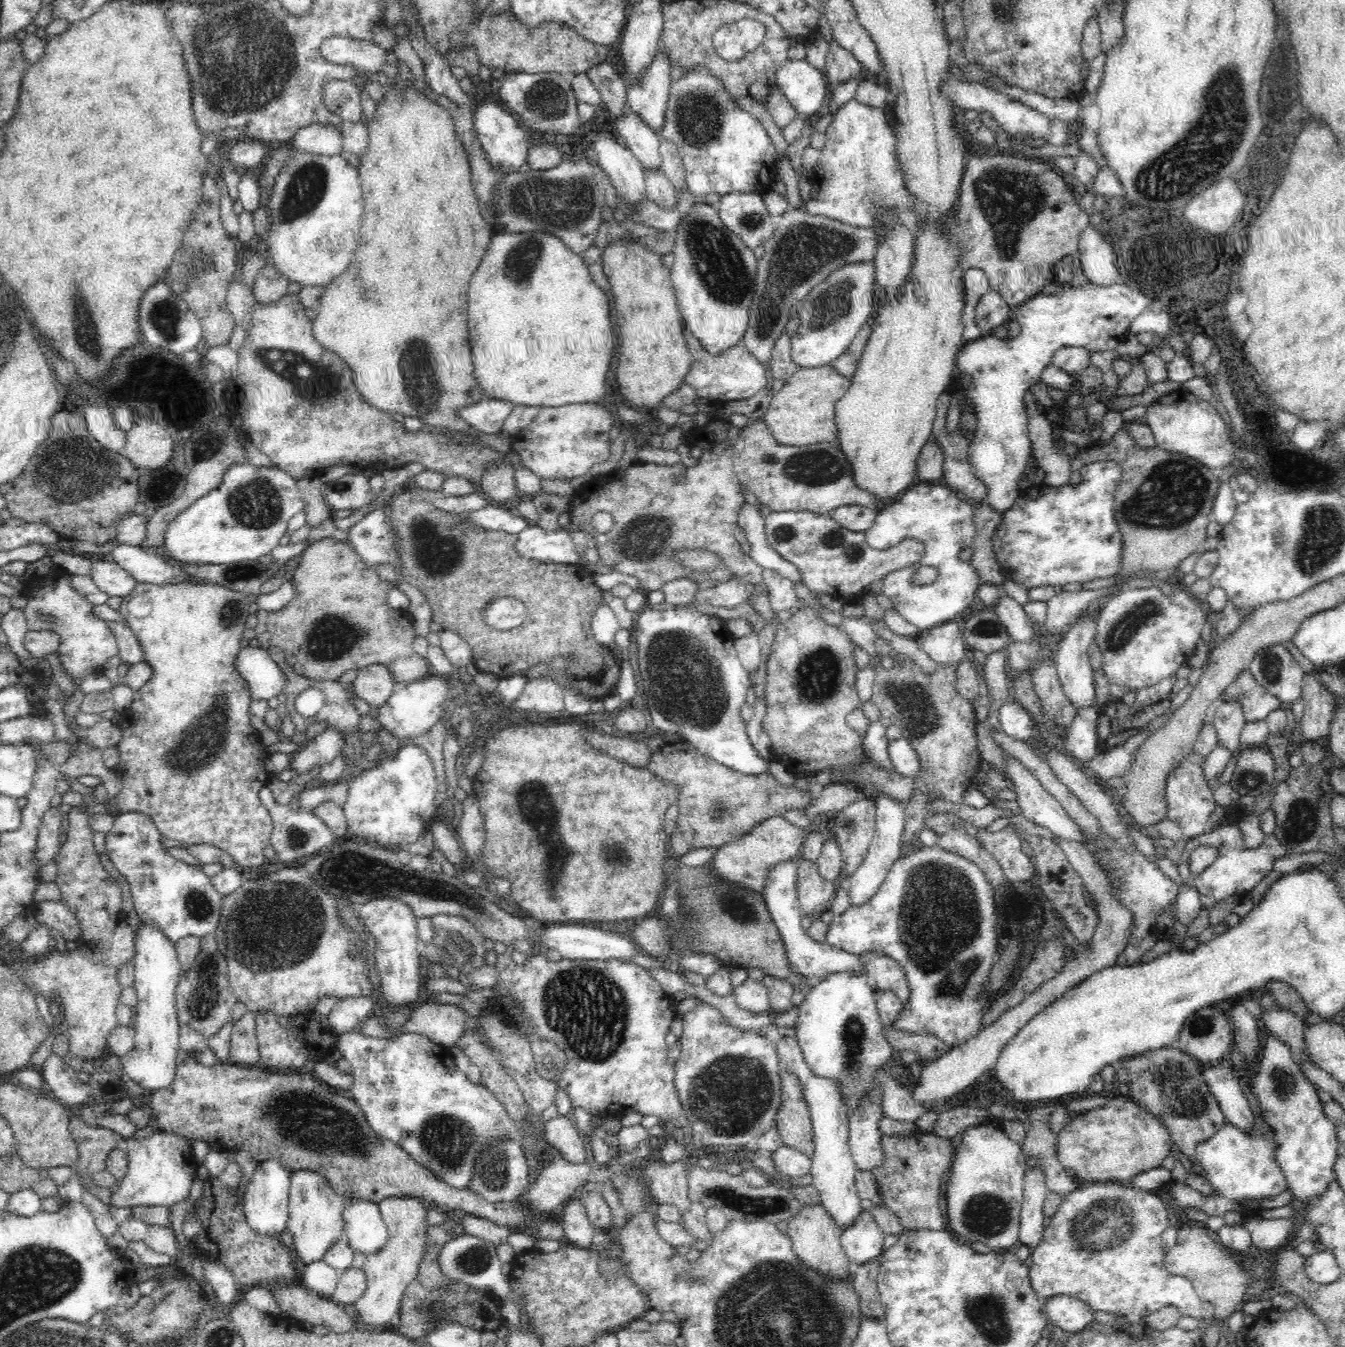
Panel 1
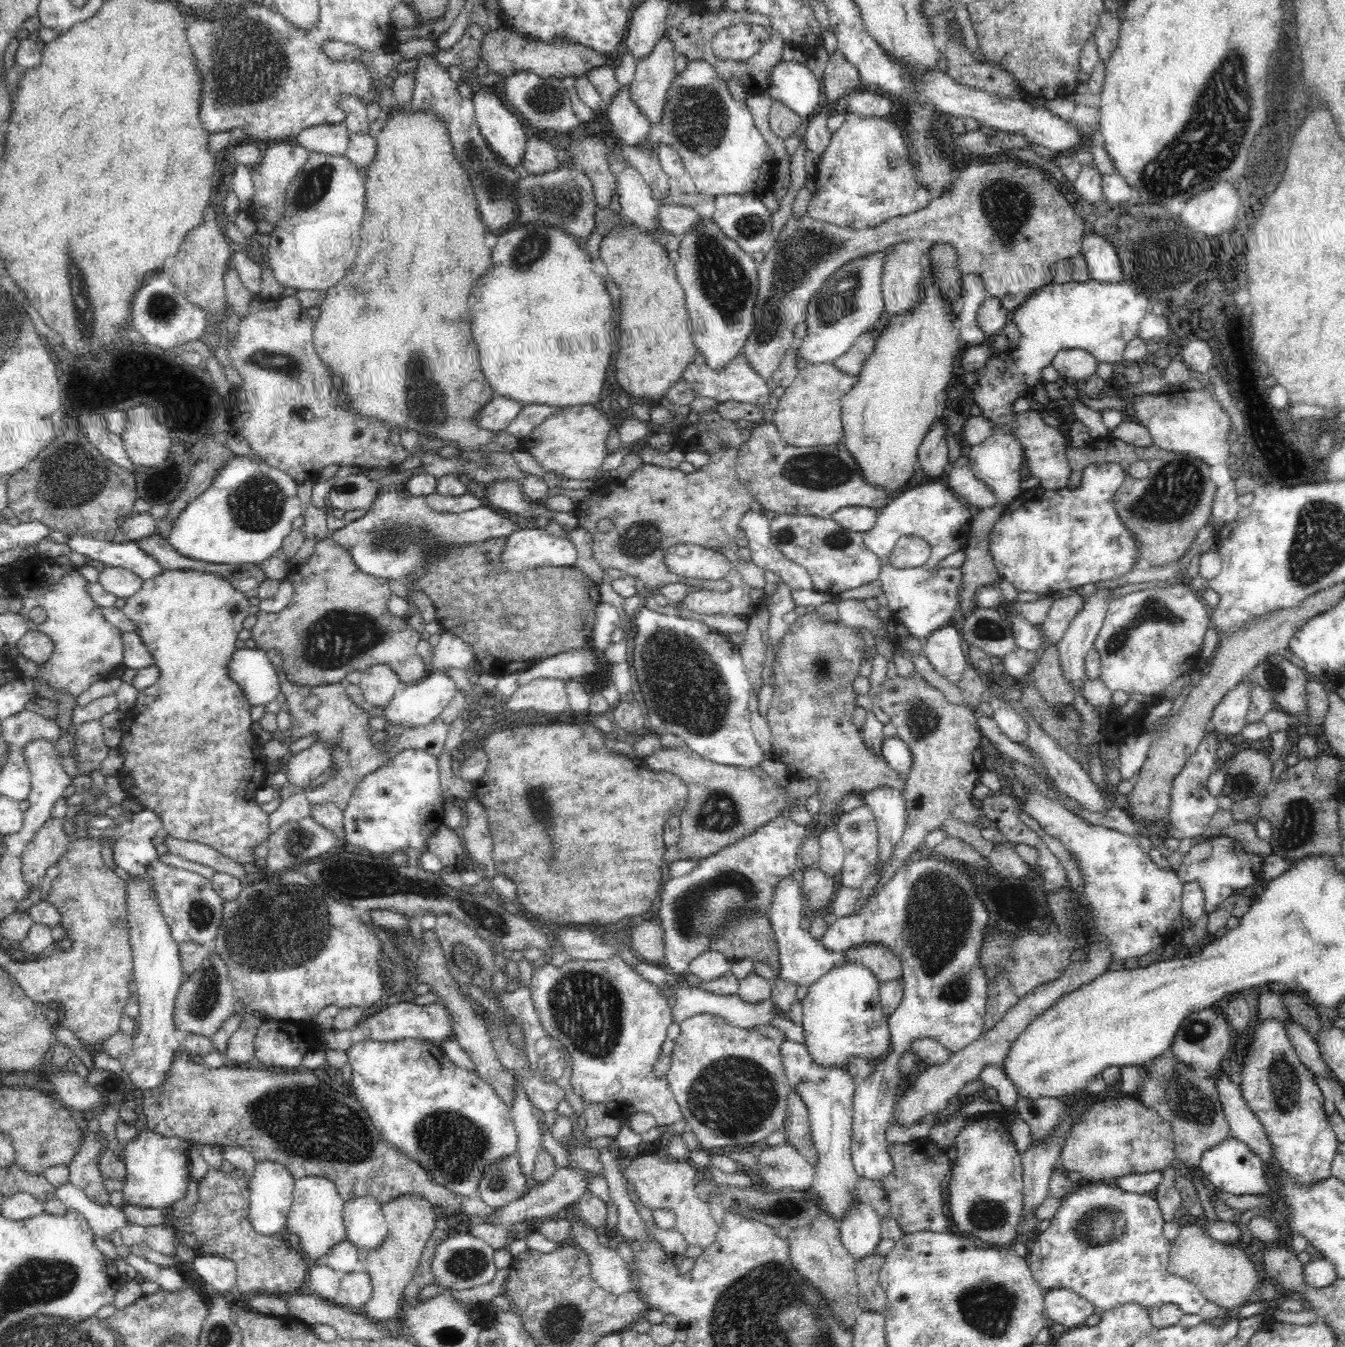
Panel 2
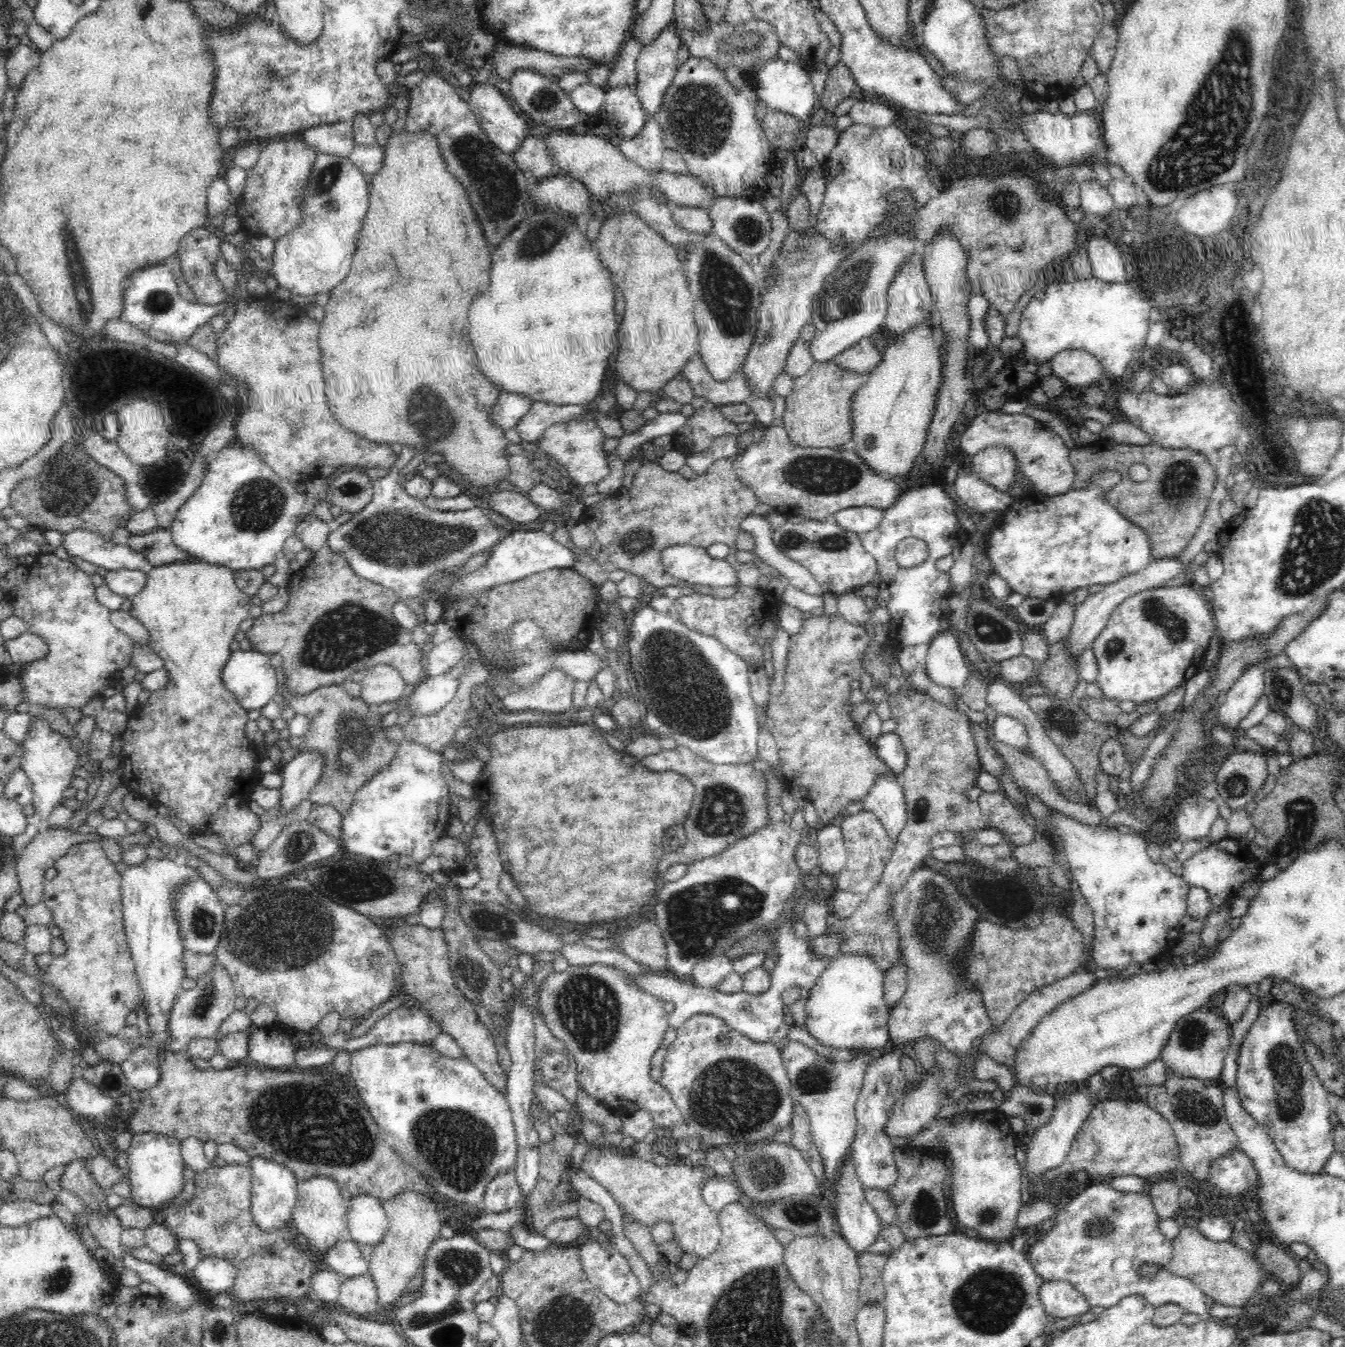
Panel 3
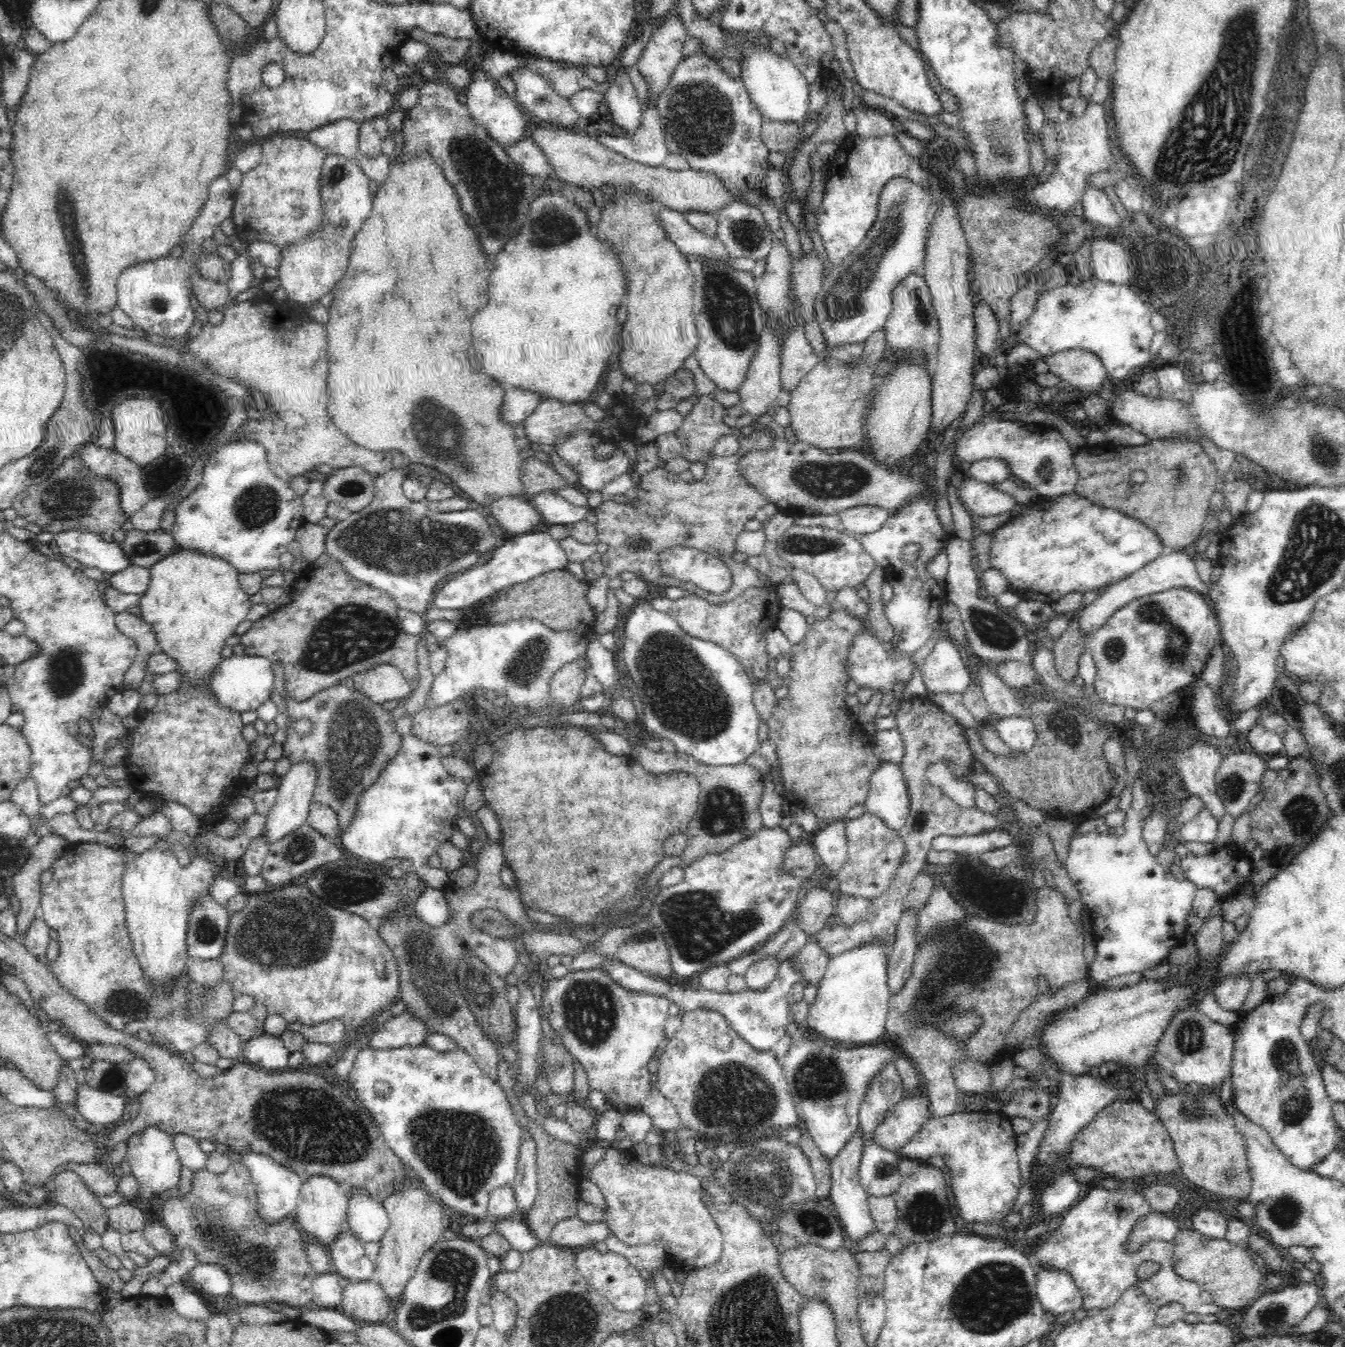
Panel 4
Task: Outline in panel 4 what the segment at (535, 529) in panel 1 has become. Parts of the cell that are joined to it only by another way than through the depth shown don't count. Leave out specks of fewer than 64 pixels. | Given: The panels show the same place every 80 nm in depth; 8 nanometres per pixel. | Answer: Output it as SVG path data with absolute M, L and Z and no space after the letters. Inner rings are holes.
M534 532L508 537L501 546L490 554L491 558L487 563L480 565L477 563L476 566L451 576L448 582L442 583L435 592L433 605L441 609L462 608L462 606L468 606L468 602L478 602L478 600L488 598L490 594L496 594L498 590L504 590L506 586L514 586L526 582L531 578L540 576L540 574L552 572L552 570L566 569L566 566L570 563L566 551L560 546L560 541L555 540L547 532Z

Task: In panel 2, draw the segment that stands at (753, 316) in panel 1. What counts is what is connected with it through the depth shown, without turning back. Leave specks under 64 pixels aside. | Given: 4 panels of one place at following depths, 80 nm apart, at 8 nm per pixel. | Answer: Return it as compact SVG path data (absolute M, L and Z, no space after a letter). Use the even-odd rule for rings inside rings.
M1016 160L970 164L968 168L962 168L958 178L952 182L952 190L943 194L943 197L933 198L928 206L916 212L891 218L870 229L840 228L814 220L808 214L804 218L793 217L783 226L776 242L766 249L766 256L758 270L759 292L753 317L755 326L743 349L749 365L764 381L771 383L786 350L800 342L794 335L796 318L804 322L810 298L821 290L828 278L846 262L876 254L901 240L950 244L956 250L961 273L980 275L986 284L988 297L998 298L1002 308L1012 313L1028 297L1053 283L1052 268L1058 260L1070 259L1081 253L1083 236L1087 231L1084 220L1074 214L1074 208L1066 202L1066 196L1056 188L1056 180L1044 178L1044 173L1046 170L1042 172L1040 167L1034 168L1032 164L1022 166L1016 164Z

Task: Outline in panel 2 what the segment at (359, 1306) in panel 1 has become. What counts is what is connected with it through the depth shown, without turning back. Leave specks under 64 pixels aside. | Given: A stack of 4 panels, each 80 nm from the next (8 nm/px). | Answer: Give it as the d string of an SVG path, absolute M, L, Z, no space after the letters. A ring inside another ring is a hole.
M400 1195L381 1206L388 1224L388 1235L384 1243L367 1254L364 1271L372 1282L372 1298L364 1304L361 1313L372 1322L384 1322L399 1314L403 1307L403 1292L412 1281L421 1262L421 1256L437 1218L443 1213L420 1195Z

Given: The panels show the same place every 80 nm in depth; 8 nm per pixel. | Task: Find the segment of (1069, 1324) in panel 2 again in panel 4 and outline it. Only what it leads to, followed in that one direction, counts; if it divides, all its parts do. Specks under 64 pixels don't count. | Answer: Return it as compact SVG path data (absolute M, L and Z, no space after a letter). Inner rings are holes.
M1037 1270L1036 1292L1046 1312L1060 1316L1082 1308L1082 1295L1072 1276L1053 1270Z

